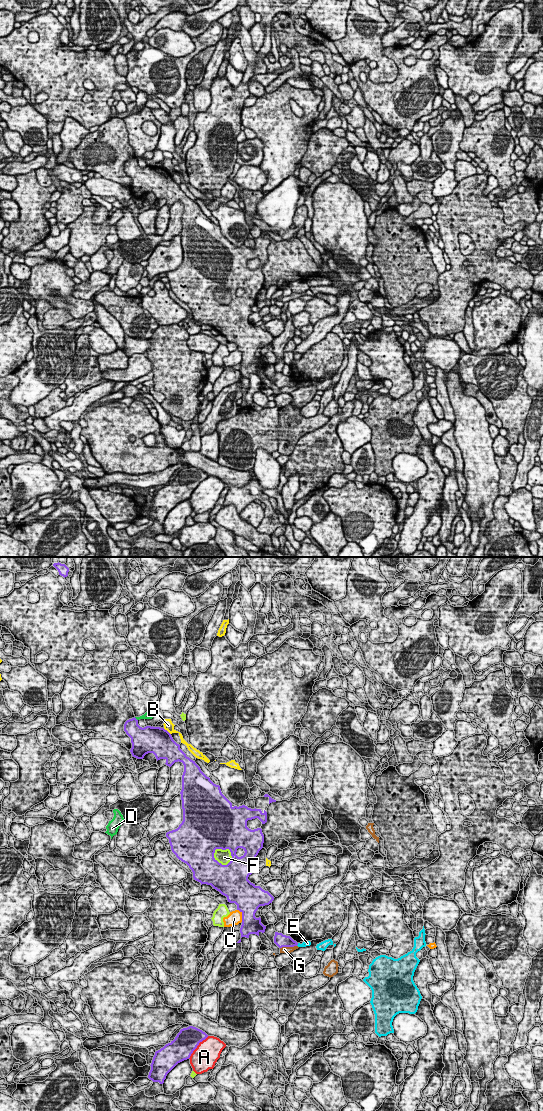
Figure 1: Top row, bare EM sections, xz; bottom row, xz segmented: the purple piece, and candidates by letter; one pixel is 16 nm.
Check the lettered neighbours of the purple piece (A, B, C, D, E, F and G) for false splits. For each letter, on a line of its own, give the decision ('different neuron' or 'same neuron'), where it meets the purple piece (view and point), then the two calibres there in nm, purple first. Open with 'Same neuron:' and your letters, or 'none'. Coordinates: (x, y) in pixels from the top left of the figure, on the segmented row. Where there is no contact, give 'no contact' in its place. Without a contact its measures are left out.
Same neuron: none
A: different neuron | xz (197, 1045) | 380/400 nm
B: different neuron | xz (167, 731) | 440/160 nm
C: different neuron | xz (242, 915) | 400/220 nm
D: different neuron | xz (136, 719) | 260/130 nm
E: different neuron | xz (297, 944) | 190/100 nm
F: different neuron | xz (216, 860) | 440/220 nm
G: different neuron | xz (288, 946) | 200/100 nm

